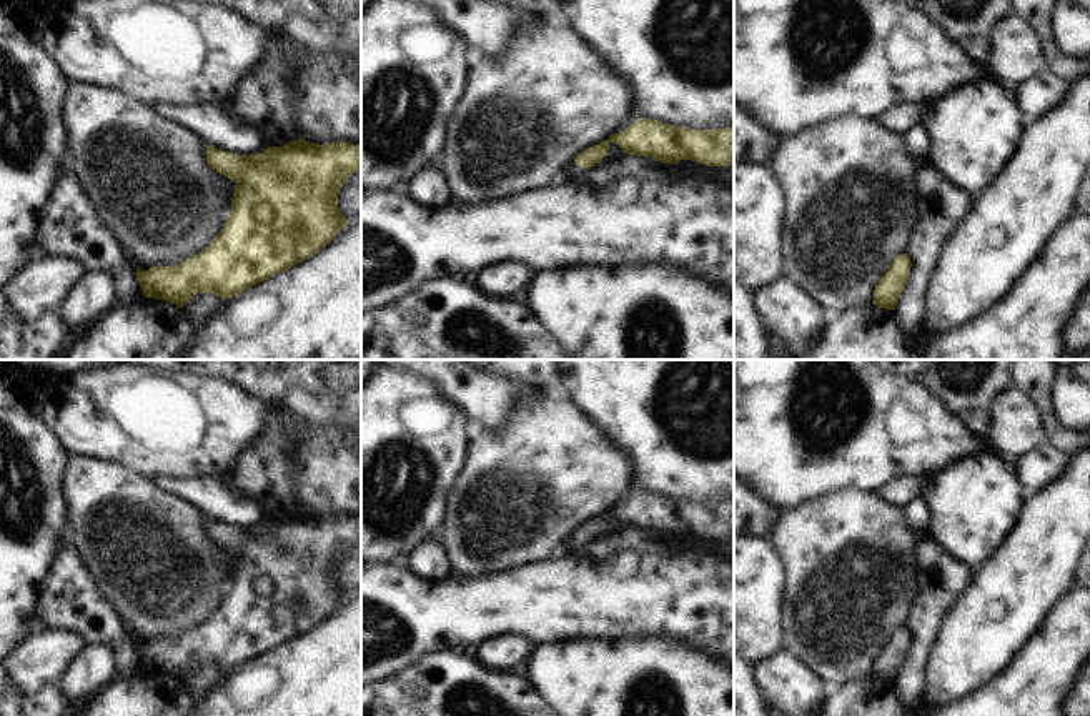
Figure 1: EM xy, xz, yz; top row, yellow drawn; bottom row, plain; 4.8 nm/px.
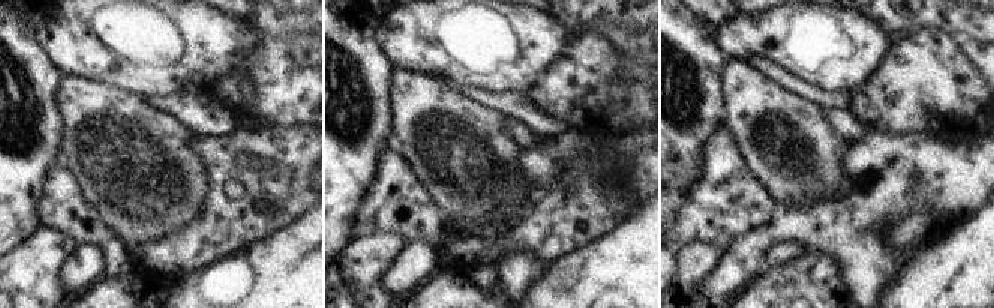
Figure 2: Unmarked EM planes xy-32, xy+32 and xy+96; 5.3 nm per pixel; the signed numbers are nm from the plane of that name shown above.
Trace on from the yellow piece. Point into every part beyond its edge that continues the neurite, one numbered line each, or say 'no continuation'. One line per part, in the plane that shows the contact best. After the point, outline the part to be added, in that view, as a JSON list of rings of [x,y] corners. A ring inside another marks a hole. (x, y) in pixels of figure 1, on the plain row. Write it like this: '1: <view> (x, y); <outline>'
1: xz (573, 546); [[[571,535],[554,553],[554,556],[559,554],[569,554],[577,556],[586,549],[586,541],[582,541],[579,536]]]

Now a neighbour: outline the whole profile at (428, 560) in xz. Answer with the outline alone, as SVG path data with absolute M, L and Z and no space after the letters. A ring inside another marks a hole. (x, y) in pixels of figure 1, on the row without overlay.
M436 538L419 543L404 559L404 566L408 571L421 576L428 583L438 583L449 576L444 548Z

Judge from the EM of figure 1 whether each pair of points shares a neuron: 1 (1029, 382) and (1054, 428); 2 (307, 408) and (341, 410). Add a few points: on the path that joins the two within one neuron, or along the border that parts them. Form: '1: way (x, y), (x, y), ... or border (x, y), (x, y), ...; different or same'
1: way (1039, 393), (1047, 417); same
2: way (315, 408), (333, 408); same

